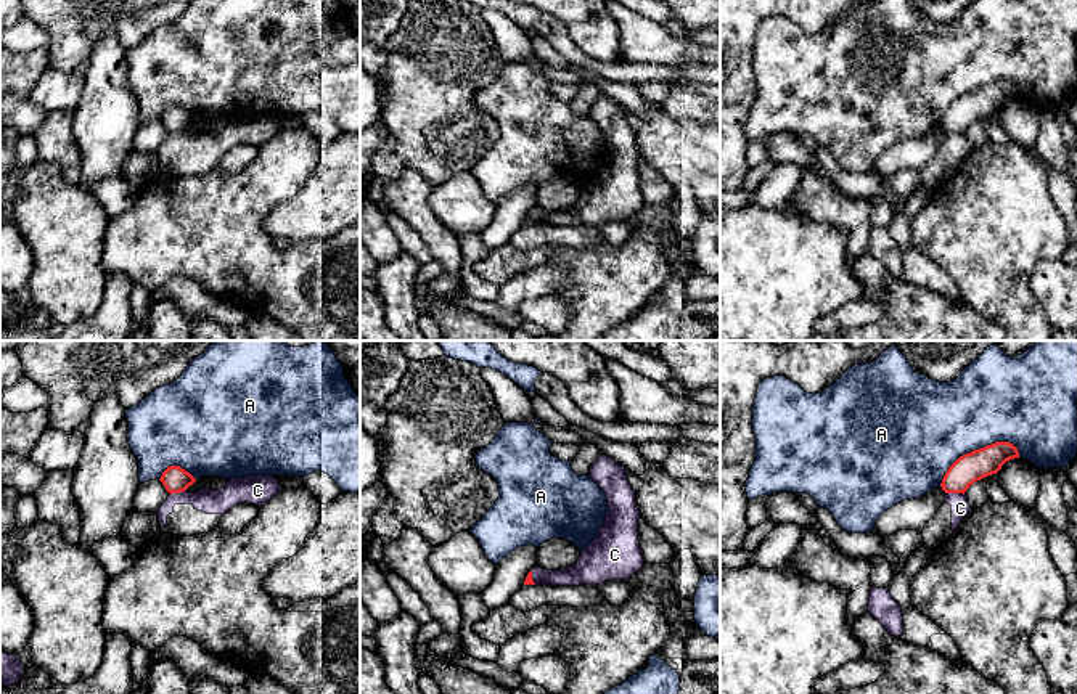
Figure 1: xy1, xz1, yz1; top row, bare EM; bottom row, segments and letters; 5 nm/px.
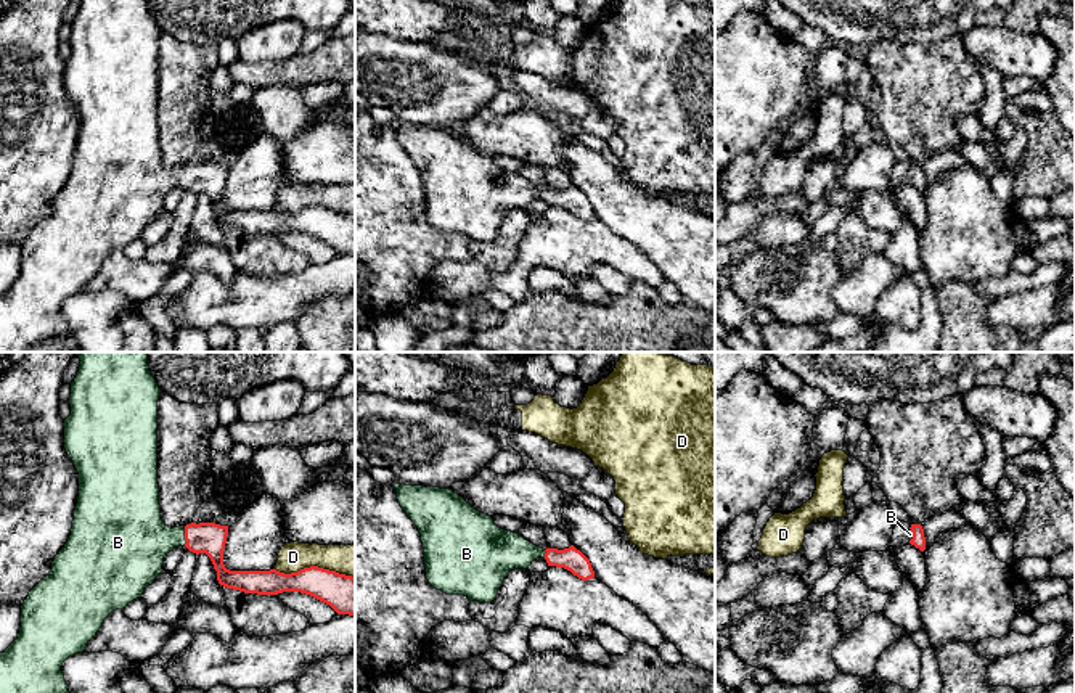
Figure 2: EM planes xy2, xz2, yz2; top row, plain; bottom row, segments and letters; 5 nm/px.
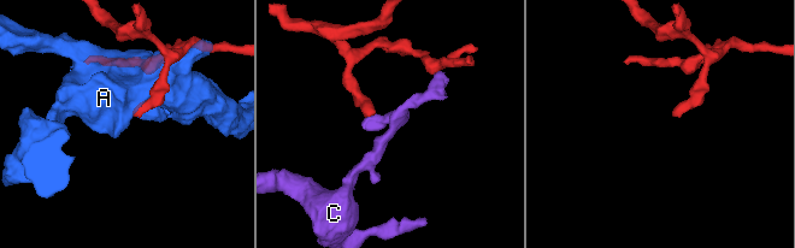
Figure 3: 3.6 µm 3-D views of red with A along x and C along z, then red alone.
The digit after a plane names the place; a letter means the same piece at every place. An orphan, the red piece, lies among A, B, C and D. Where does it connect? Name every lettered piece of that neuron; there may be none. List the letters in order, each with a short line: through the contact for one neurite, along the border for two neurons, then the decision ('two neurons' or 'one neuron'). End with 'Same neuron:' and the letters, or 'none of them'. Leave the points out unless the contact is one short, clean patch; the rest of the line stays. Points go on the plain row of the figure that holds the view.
A: two neurons
B: one neuron
C: yz1 (947, 132), (960, 132), (963, 135) | two neurons
D: two neurons
Same neuron: B

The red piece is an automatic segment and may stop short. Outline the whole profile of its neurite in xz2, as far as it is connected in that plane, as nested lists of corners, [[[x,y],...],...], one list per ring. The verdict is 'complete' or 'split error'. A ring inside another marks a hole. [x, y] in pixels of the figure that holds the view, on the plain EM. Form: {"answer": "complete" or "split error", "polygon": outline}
{"answer": "split error", "polygon": [[[395,124],[395,132],[400,146],[421,174],[426,219],[447,235],[490,243],[509,211],[529,209],[537,198],[545,198],[548,206],[564,207],[582,220],[595,217],[590,199],[574,185],[543,190],[517,172],[498,167],[492,156],[477,151],[450,129]]]}

